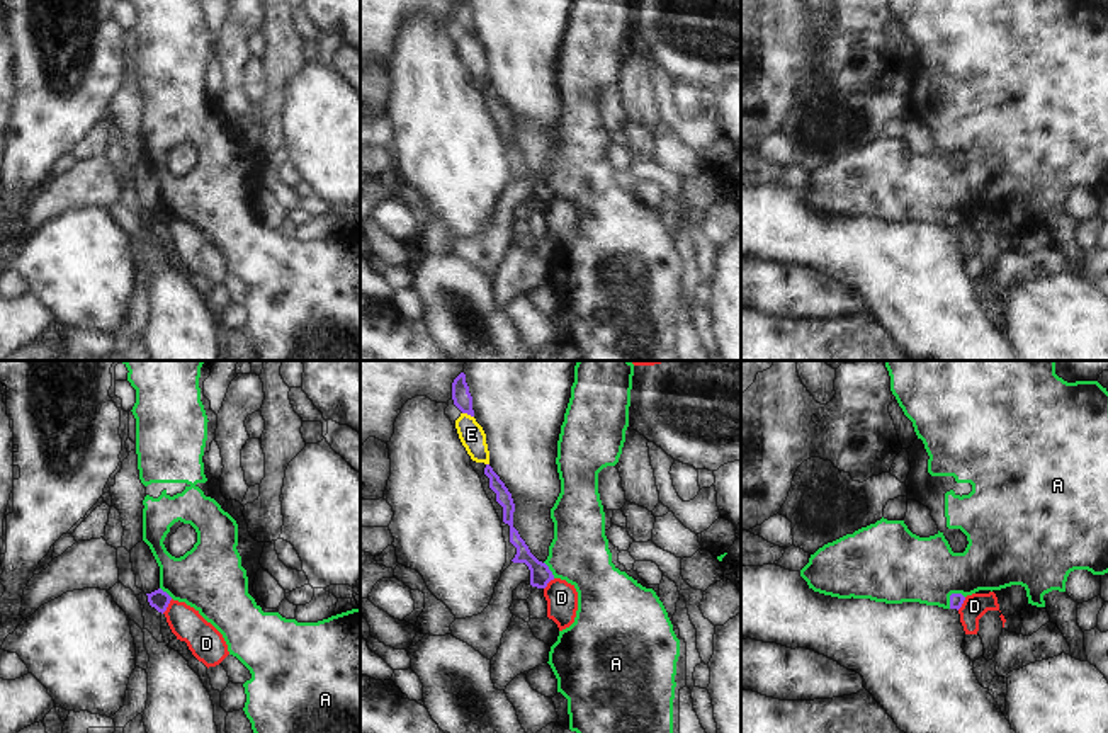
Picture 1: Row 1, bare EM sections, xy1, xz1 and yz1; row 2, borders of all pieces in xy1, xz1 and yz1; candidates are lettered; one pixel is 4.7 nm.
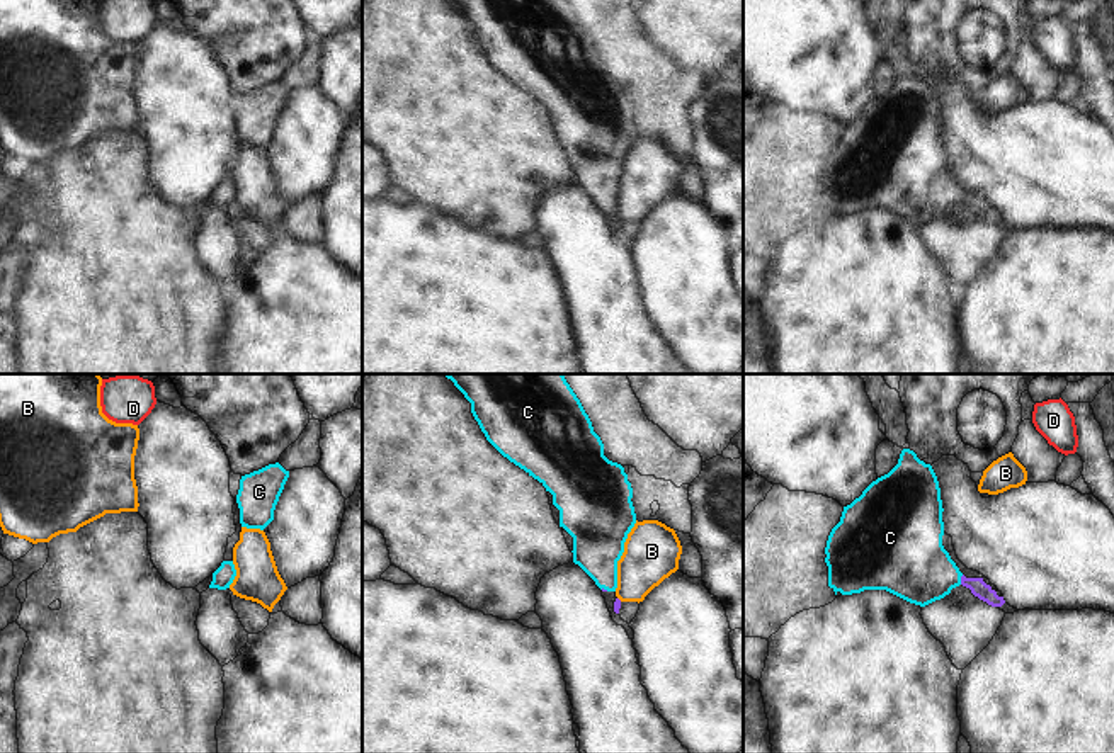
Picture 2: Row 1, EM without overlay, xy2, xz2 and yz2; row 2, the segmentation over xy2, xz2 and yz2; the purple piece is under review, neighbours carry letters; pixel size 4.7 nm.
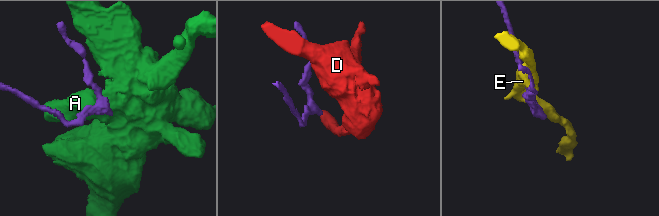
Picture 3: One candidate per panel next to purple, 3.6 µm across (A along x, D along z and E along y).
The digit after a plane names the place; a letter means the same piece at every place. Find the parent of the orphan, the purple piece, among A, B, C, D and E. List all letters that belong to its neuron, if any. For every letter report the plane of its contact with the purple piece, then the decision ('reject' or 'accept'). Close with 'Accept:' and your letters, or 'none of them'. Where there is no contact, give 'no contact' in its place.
A: yz1 | reject
B: no contact | reject
C: yz2 | accept
D: xy1 | reject
E: xz1 | reject
Accept: C

